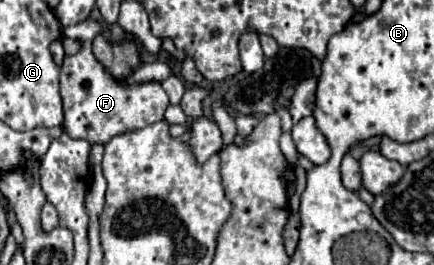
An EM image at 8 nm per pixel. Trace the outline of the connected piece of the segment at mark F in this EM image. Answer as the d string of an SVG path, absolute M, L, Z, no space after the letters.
M84 20L76 26L68 26L64 34L68 38L80 38L82 50L74 56L64 56L60 68L60 94L64 104L64 130L72 138L88 140L90 144L106 144L112 136L124 134L126 130L140 130L142 126L154 124L164 118L168 106L168 96L158 82L146 84L126 84L114 80L102 64L92 56L92 38L100 32L96 20Z

